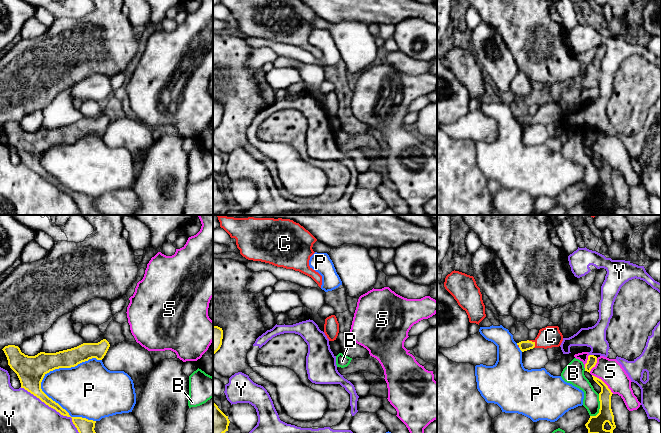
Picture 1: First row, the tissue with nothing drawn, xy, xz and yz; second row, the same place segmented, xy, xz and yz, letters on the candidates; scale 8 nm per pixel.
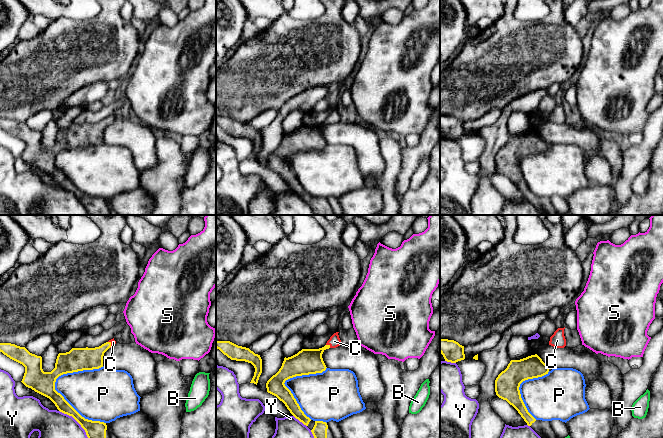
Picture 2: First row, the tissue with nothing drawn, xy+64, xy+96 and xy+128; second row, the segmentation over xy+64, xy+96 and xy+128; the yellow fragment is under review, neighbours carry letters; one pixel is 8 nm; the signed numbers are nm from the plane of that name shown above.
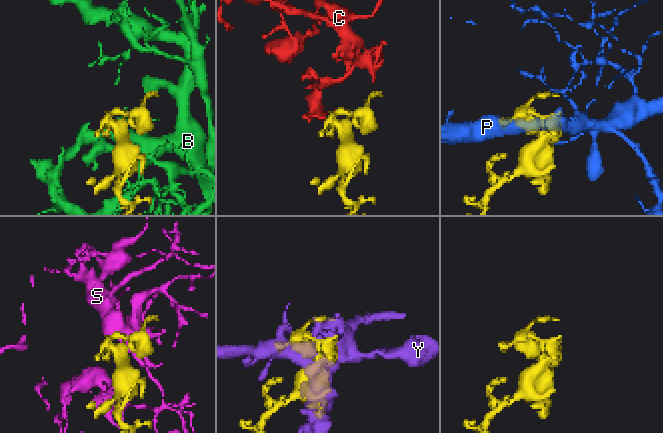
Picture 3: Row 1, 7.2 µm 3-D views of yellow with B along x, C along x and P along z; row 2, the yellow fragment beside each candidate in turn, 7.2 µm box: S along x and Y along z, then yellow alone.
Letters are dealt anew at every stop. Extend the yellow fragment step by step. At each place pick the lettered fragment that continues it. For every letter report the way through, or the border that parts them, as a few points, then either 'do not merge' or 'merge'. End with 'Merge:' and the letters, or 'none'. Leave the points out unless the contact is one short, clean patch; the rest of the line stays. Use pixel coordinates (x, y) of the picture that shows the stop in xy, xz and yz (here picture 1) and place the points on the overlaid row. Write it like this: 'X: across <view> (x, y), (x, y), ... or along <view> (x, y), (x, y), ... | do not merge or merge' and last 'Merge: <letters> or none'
B: do not merge
C: across yz (523, 345), (533, 342), (542, 341), (550, 336) | merge
P: do not merge
S: along yz (592, 374), (598, 377), (613, 393) | do not merge
Y: do not merge
Merge: C

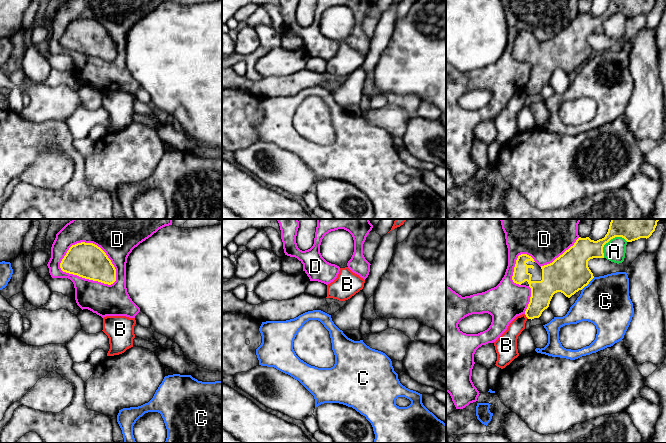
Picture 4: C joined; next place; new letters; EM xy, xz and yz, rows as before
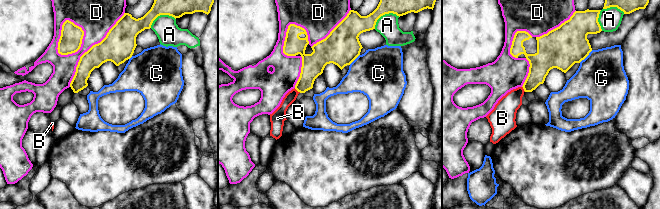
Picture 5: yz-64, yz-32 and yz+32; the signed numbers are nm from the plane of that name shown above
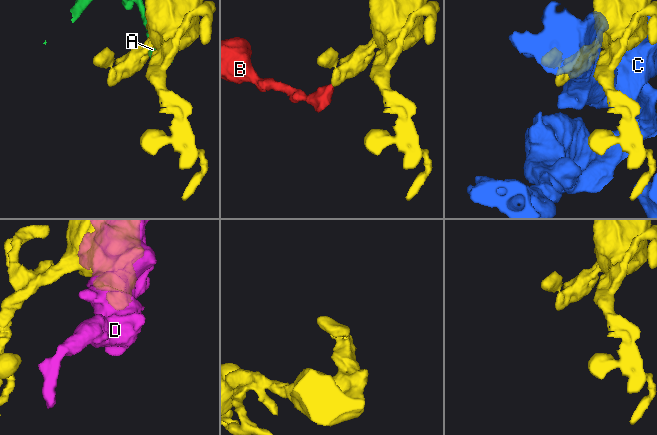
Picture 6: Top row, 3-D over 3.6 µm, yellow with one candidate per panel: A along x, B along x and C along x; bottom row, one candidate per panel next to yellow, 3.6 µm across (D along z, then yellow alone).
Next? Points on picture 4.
A: do not merge
B: along yz (524, 314), (528, 318) | do not merge
C: do not merge
D: do not merge
Merge: none

